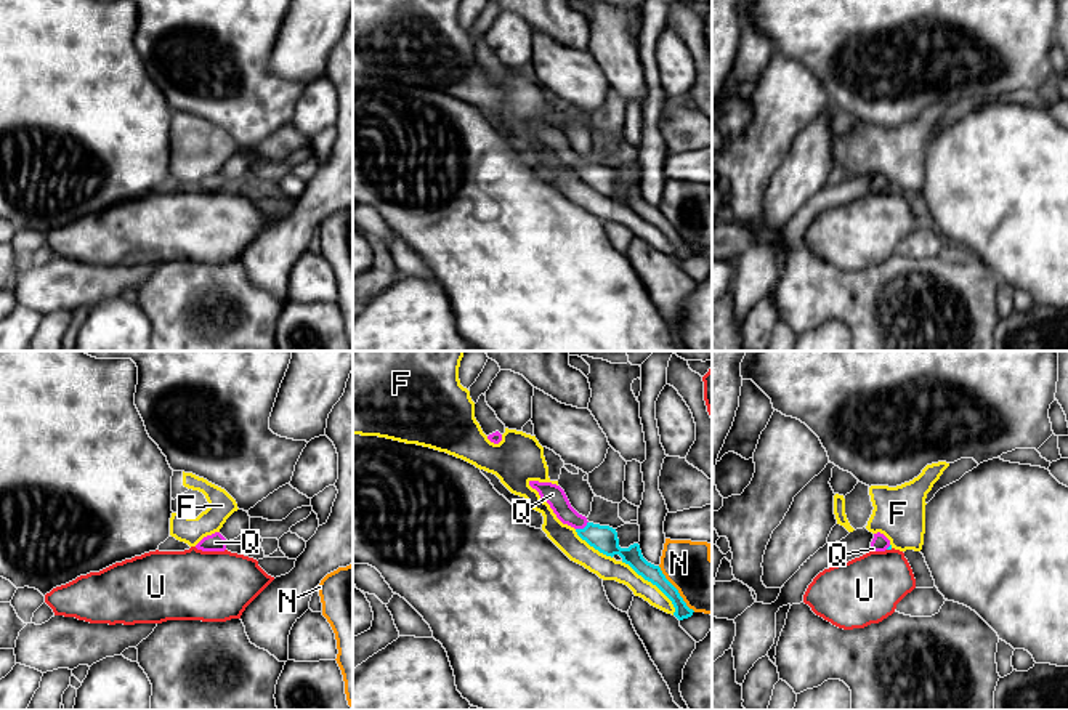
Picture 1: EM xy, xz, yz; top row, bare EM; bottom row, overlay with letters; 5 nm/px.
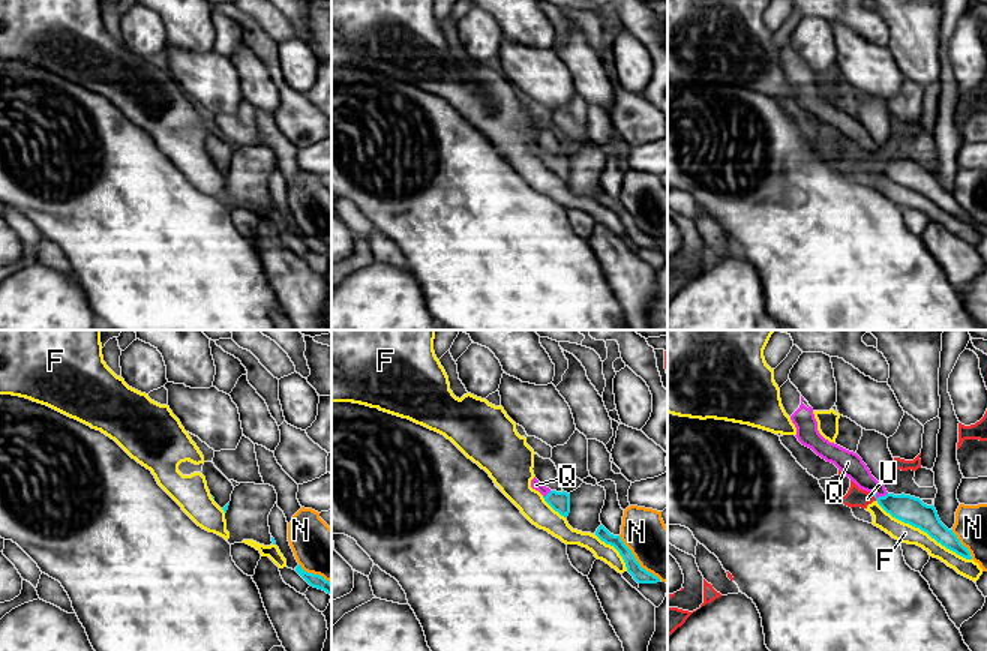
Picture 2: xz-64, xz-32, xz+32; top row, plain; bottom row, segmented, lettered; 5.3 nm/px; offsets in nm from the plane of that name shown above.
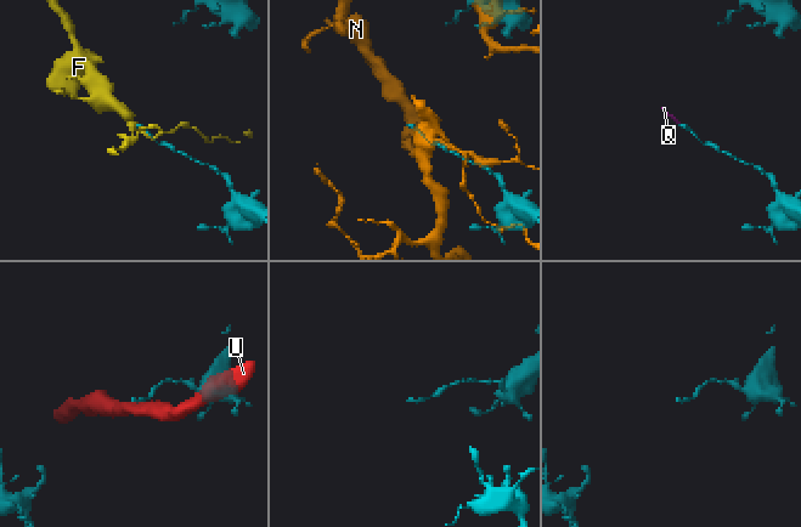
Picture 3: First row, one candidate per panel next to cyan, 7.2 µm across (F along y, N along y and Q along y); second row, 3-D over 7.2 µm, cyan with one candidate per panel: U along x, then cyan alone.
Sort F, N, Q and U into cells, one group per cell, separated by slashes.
F / N / Q / U

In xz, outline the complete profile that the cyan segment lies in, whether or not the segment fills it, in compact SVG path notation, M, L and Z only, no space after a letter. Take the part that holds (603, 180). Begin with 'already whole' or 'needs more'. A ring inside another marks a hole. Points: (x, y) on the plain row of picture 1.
needs more | M529 122L529 127L536 130L544 143L550 146L556 159L576 170L577 176L590 188L606 197L619 196L622 204L629 205L638 216L656 226L674 245L674 256L678 261L693 256L693 250L686 247L678 231L665 220L659 207L648 204L640 191L638 184L629 189L619 188L616 170L609 167L600 167L589 163L585 157L579 155L569 144L564 131L552 123Z

